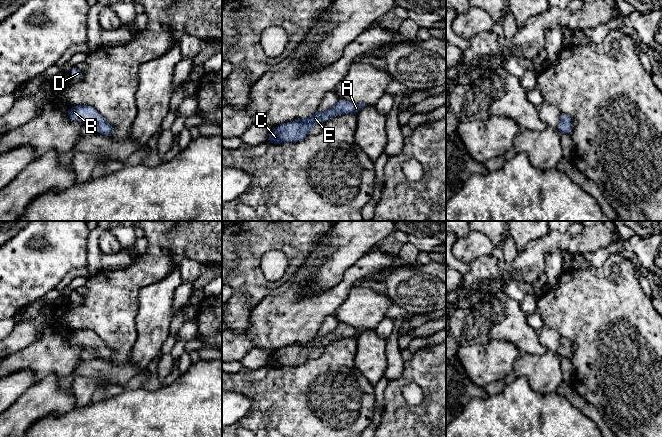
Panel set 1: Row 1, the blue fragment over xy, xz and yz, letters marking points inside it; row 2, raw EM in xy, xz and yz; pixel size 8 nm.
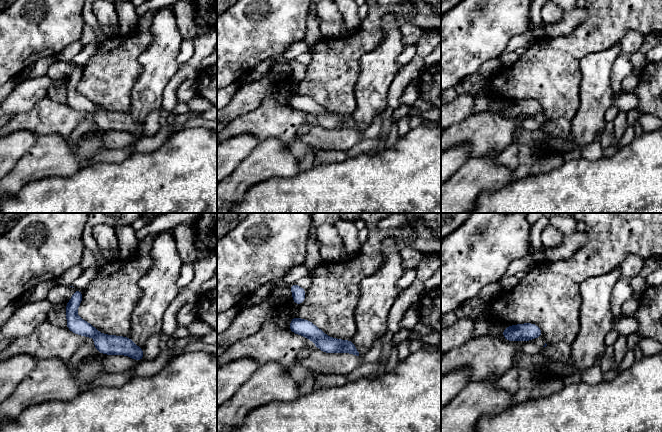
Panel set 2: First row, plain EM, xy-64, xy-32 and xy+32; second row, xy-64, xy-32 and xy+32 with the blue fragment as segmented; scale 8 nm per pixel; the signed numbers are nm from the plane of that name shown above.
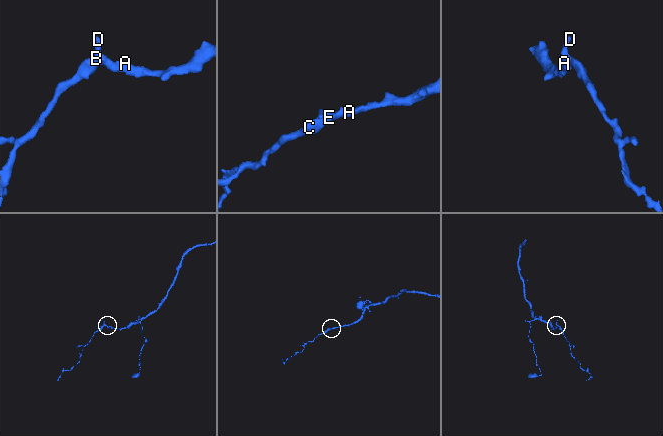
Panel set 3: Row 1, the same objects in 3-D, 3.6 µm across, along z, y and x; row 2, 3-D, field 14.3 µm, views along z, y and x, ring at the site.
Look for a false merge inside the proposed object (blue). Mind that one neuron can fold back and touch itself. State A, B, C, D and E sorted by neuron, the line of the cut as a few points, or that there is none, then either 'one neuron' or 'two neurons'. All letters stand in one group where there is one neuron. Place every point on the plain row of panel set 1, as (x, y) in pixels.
A B C D E | no cut | one neuron

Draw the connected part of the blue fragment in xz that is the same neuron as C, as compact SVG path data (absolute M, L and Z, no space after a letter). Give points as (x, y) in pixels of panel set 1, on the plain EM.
M339 323L337 328L325 336L315 336L312 340L303 343L284 347L271 354L267 366L271 368L281 368L285 366L302 365L308 355L316 348L326 346L334 340L358 337L359 334L367 330L365 327L354 328L343 323Z

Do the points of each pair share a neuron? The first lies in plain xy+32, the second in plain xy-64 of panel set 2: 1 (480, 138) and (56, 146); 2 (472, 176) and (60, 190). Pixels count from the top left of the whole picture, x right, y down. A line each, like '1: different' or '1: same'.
1: different
2: different

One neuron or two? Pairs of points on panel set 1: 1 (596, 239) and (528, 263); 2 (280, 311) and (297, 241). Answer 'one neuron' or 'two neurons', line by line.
1: one neuron
2: two neurons

